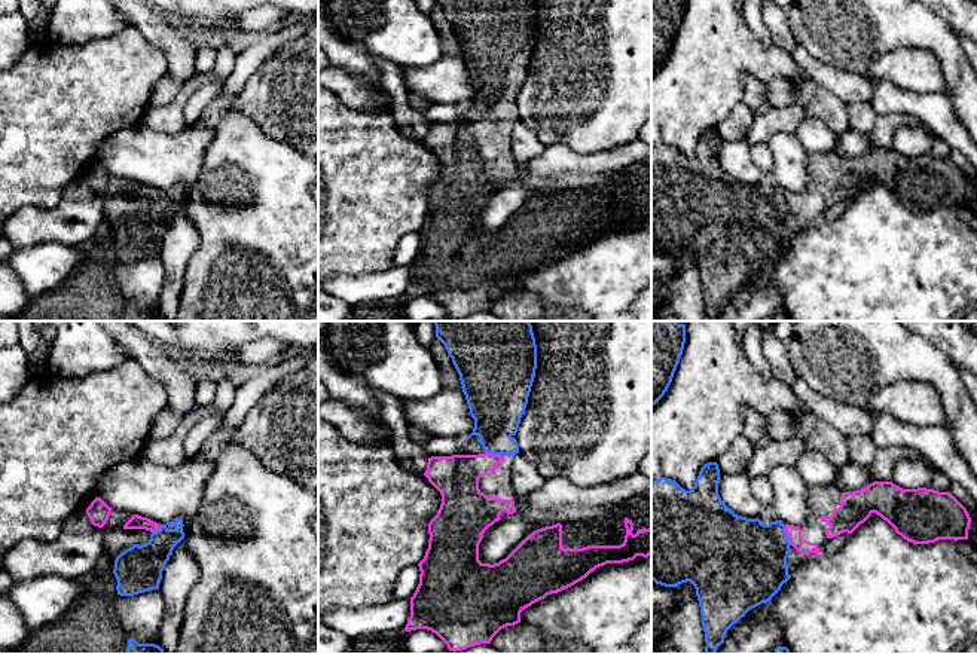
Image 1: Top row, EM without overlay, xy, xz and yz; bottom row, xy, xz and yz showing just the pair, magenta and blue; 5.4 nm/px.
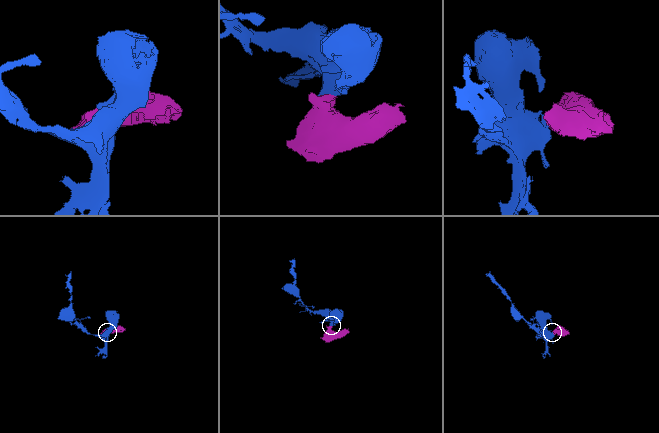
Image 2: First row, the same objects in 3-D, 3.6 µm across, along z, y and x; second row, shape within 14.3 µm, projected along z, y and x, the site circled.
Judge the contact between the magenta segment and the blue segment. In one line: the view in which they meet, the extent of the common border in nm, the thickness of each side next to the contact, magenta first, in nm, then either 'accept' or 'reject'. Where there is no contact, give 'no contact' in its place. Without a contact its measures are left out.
contact in yz; length 120 nm; calibres 80 and 420 nm; accept

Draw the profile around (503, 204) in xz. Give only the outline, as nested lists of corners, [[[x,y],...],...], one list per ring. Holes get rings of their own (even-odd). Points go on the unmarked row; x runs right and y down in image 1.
[[[520,178],[509,181],[485,198],[479,211],[479,227],[491,232],[498,230],[506,226],[529,201],[561,190],[567,184],[573,184],[573,181],[543,183]]]

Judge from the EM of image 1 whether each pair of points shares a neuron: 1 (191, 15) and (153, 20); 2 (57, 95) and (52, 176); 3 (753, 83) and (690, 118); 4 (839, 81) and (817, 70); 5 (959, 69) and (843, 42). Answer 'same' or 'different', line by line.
1: different
2: same
3: different
4: same
5: same

